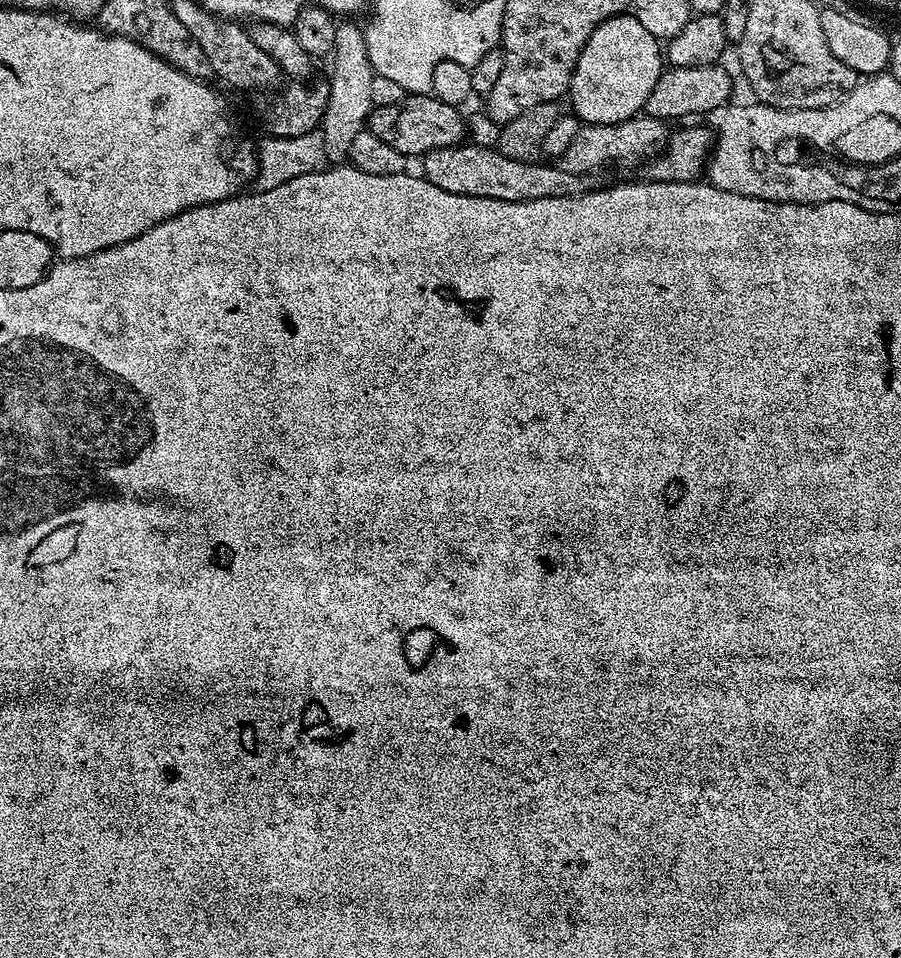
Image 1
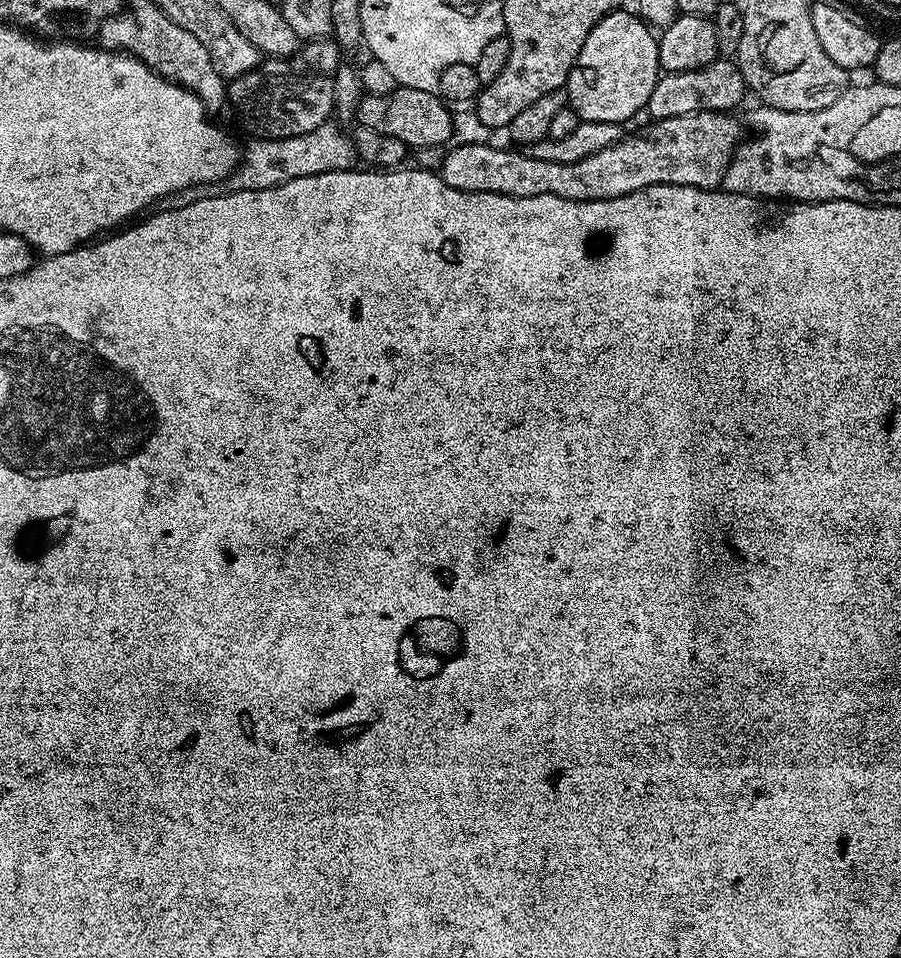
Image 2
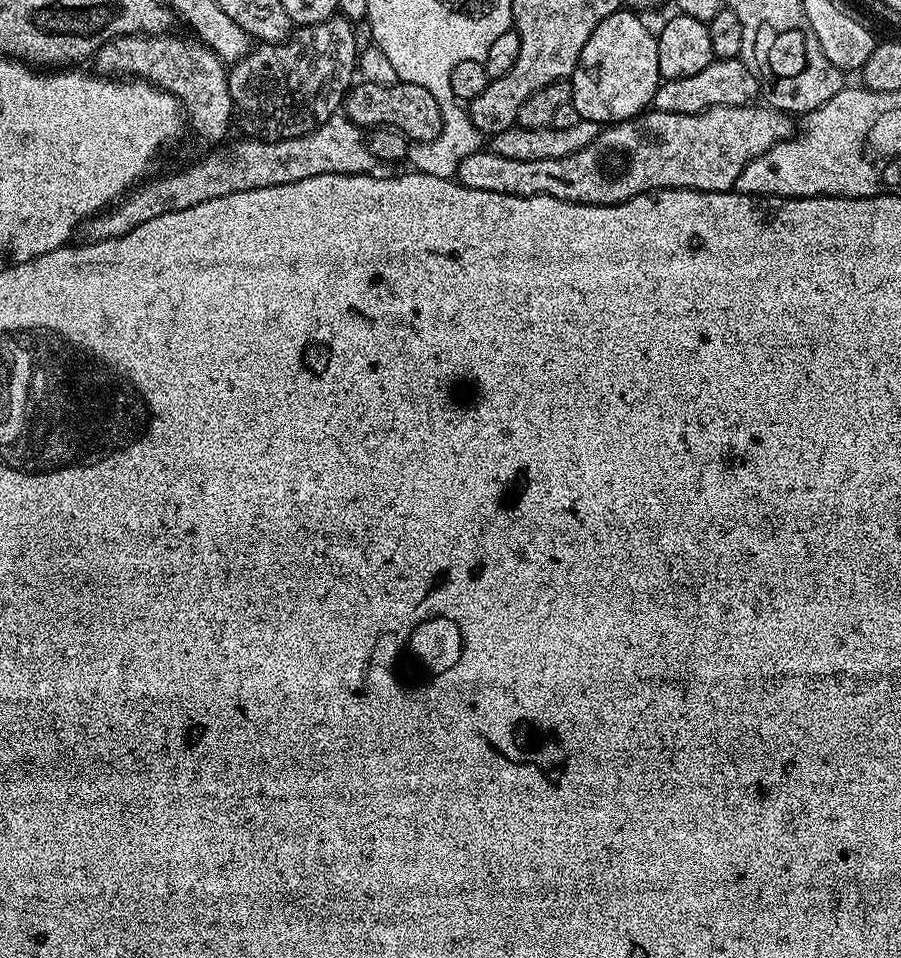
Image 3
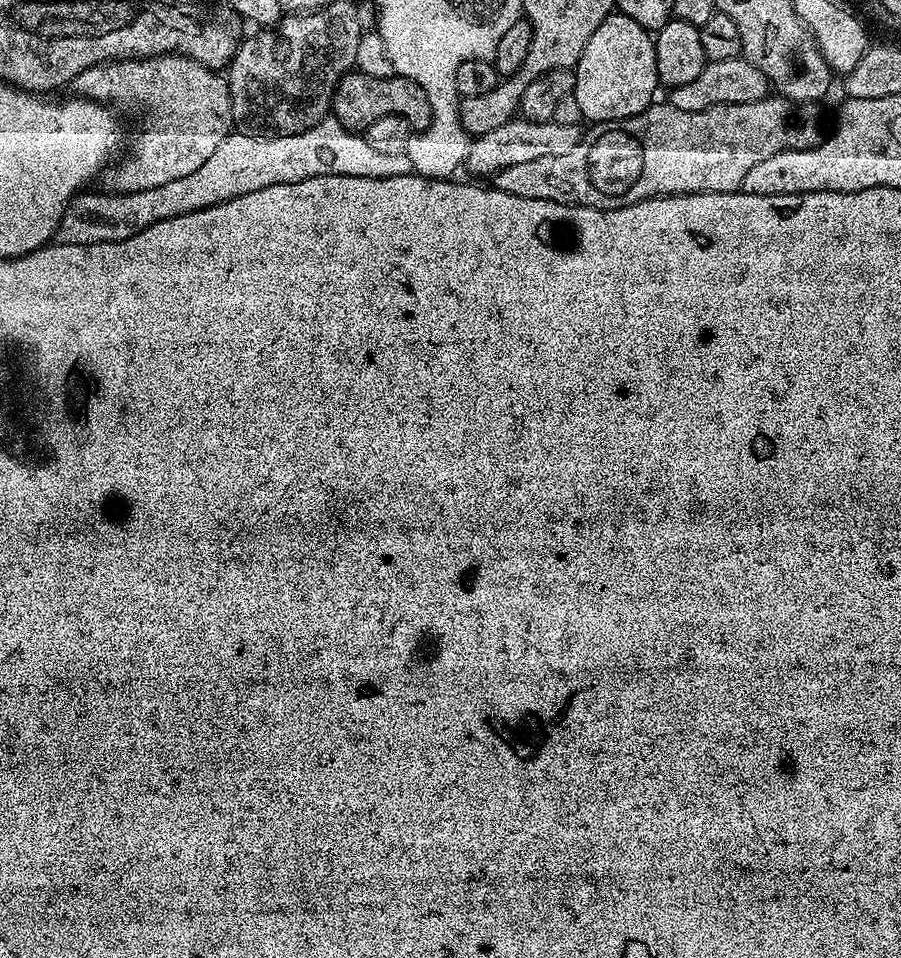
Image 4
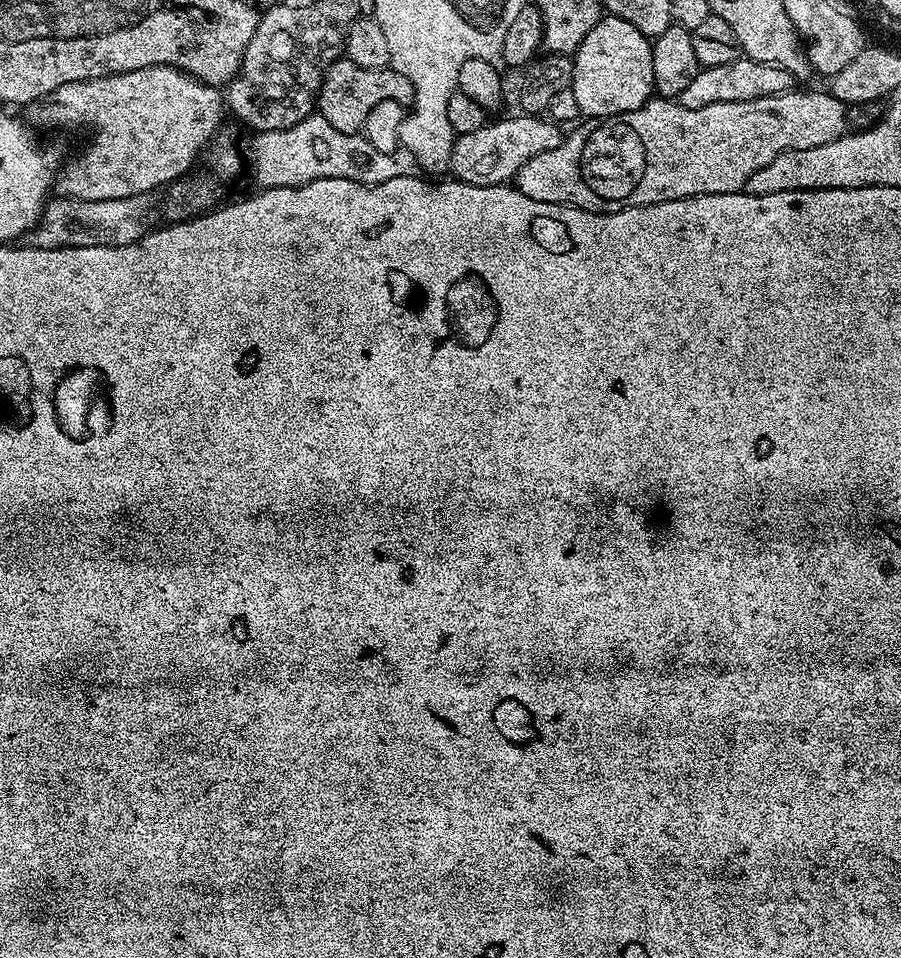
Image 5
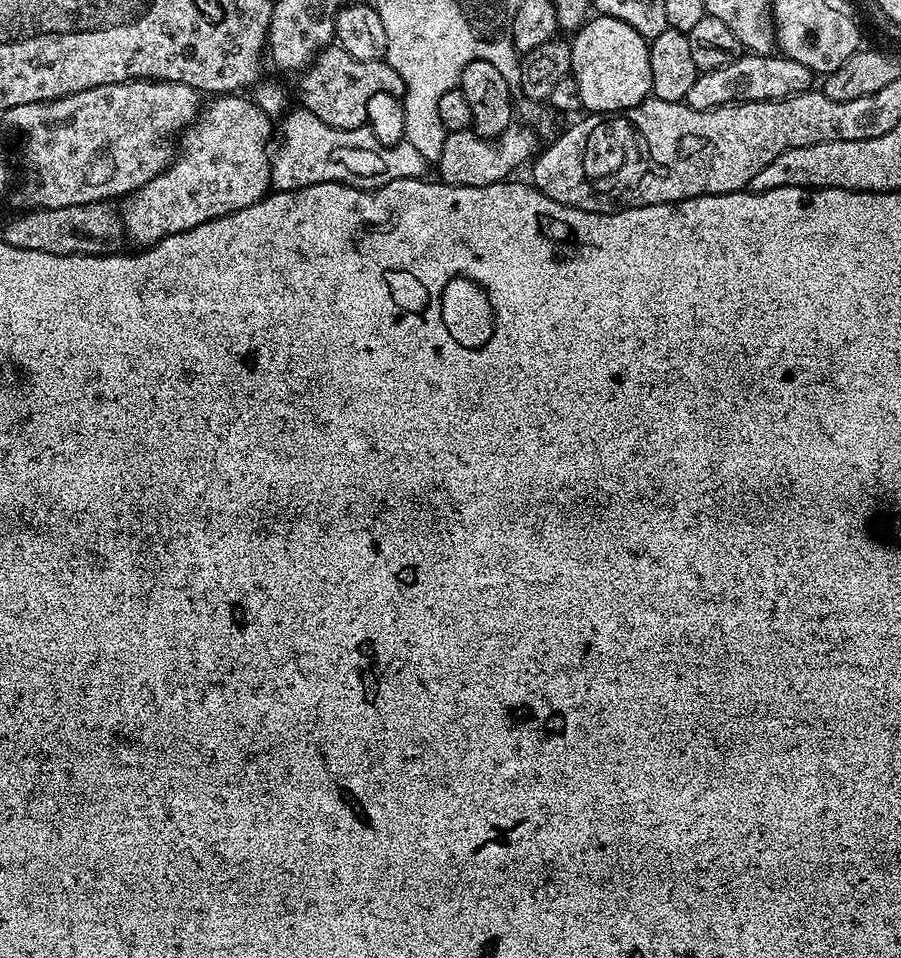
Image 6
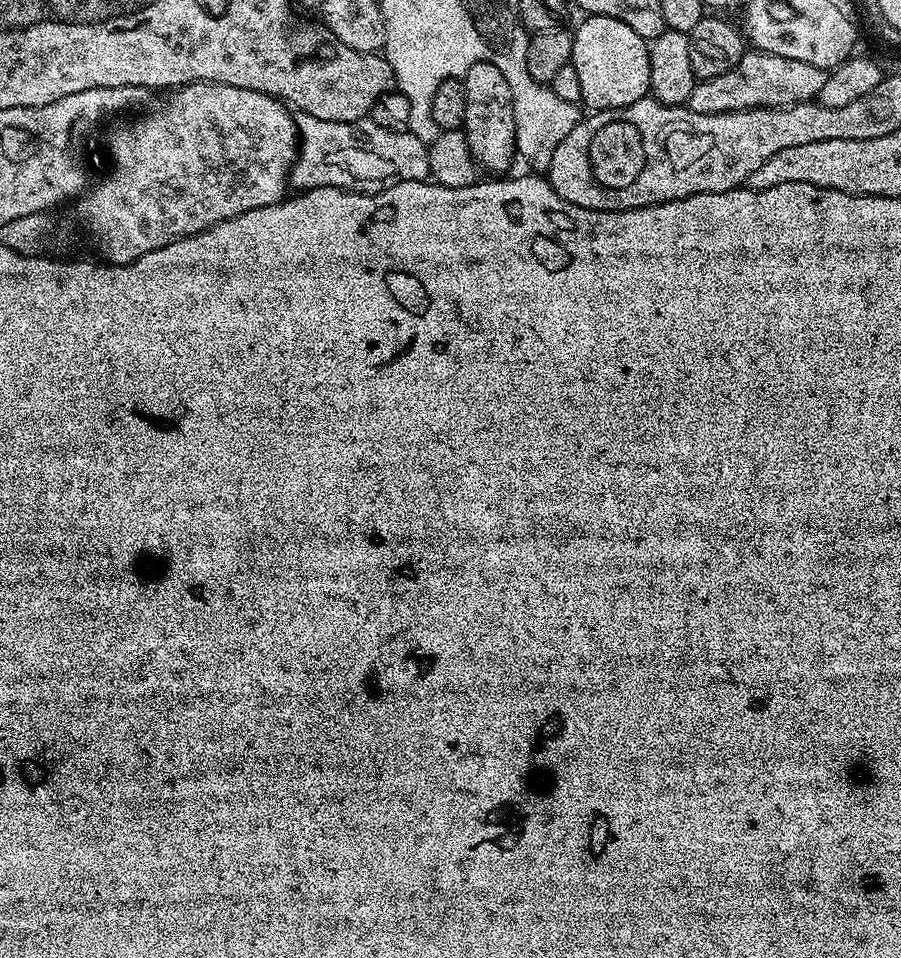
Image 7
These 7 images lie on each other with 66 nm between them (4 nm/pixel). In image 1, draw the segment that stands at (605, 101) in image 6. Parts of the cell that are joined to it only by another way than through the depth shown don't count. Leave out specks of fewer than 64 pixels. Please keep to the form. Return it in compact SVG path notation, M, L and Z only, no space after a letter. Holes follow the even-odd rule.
M636 15L611 16L590 34L582 54L578 54L567 90L567 95L572 96L571 111L584 124L617 124L629 120L643 109L665 67L661 41L638 22Z

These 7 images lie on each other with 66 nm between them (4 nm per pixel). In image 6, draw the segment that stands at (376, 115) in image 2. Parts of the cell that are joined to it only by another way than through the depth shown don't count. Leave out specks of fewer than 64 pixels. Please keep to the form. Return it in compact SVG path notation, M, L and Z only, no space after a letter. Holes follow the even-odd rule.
M339 46L325 48L311 65L311 72L312 76L301 75L299 77L299 79L301 78L299 103L318 118L322 118L322 122L326 122L326 126L334 126L338 130L354 130L355 128L365 127L368 123L366 105L370 103L370 98L374 98L374 94L381 92L398 97L403 97L404 94L404 83L398 74L398 70L391 68L384 60L359 60L354 58Z

